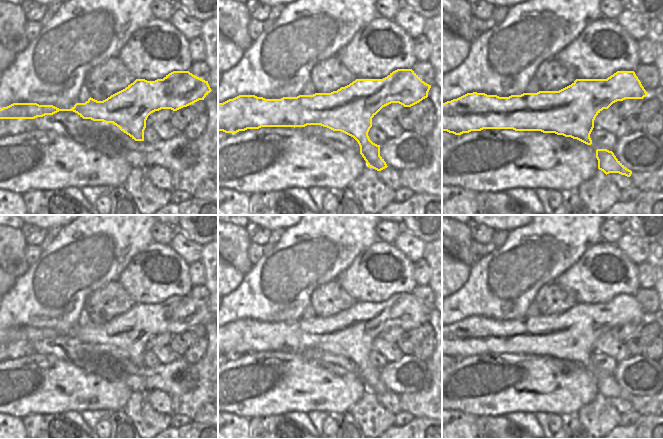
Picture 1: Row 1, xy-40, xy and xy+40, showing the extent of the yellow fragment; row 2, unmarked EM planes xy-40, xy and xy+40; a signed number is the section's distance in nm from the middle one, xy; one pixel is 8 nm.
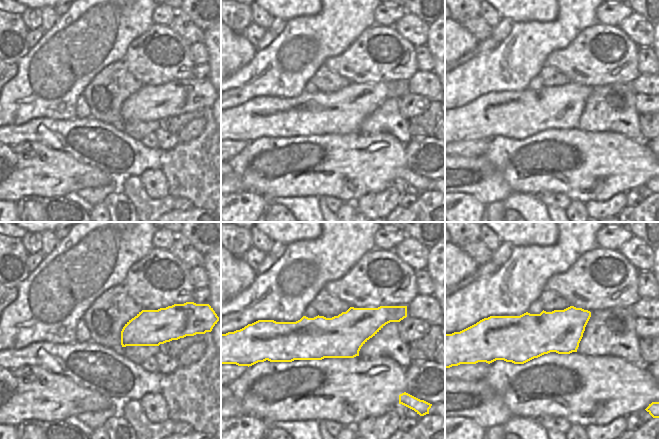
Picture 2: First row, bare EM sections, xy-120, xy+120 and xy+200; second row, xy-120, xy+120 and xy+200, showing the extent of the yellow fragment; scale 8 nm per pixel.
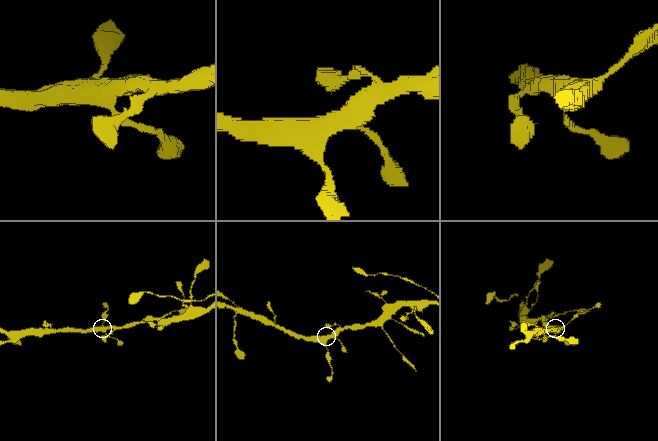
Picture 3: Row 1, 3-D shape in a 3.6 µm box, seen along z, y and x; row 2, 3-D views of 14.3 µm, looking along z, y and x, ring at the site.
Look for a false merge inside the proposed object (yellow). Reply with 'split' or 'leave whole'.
leave whole

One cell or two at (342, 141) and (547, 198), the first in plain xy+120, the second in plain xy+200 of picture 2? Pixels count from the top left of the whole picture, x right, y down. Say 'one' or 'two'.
two

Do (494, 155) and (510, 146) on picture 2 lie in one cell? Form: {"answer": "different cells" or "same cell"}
{"answer": "same cell"}

